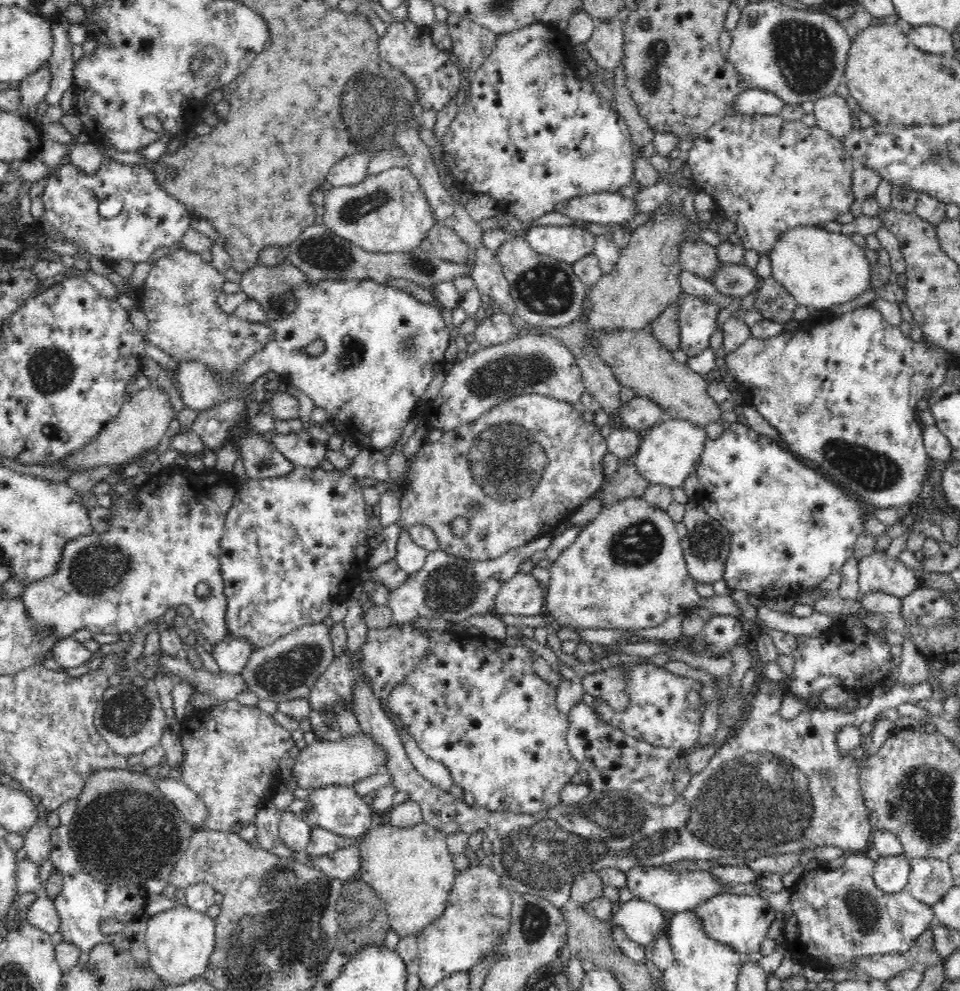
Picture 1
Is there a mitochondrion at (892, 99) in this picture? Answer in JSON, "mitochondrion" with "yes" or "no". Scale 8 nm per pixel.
{"mitochondrion":"no"}

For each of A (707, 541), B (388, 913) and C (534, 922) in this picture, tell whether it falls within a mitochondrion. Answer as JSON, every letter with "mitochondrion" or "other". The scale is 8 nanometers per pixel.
{"A":"mitochondrion","B":"other","C":"mitochondrion"}

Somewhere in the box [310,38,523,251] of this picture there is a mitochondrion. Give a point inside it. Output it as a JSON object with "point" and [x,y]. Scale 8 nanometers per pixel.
{"point":[358,207]}

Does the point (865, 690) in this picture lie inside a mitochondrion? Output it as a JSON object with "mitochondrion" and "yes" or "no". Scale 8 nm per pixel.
{"mitochondrion":"no"}

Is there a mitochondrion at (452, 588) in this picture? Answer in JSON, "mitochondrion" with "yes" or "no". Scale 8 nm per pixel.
{"mitochondrion":"yes"}

